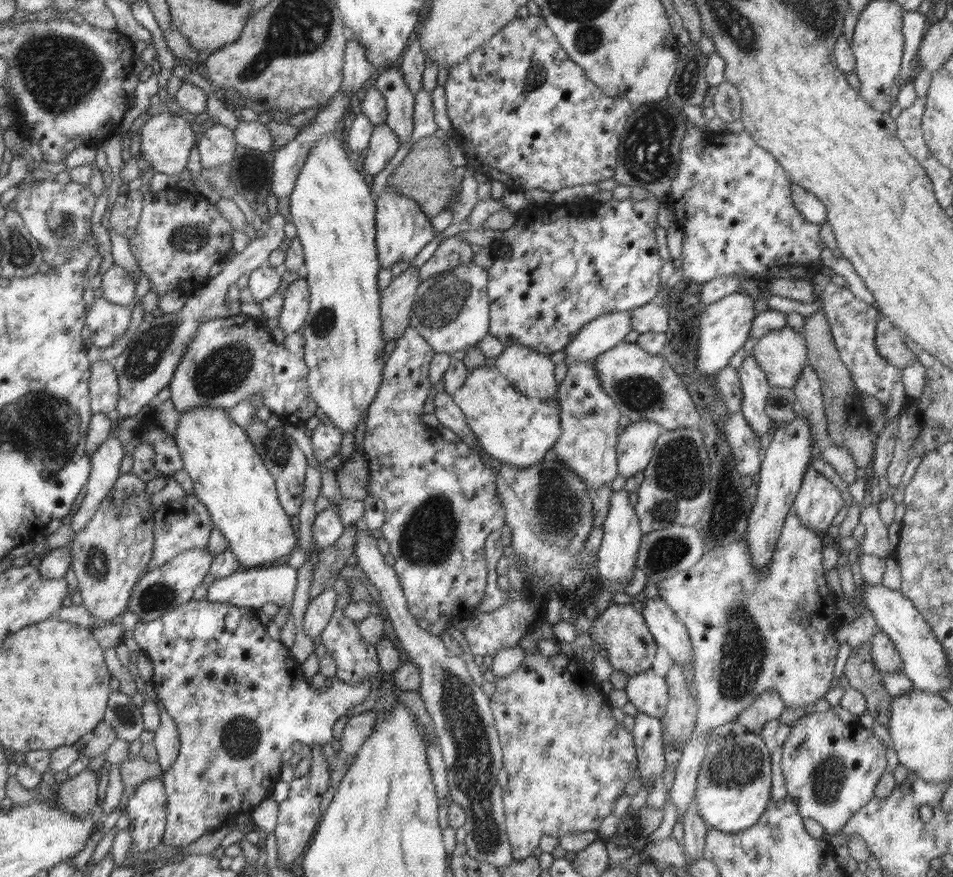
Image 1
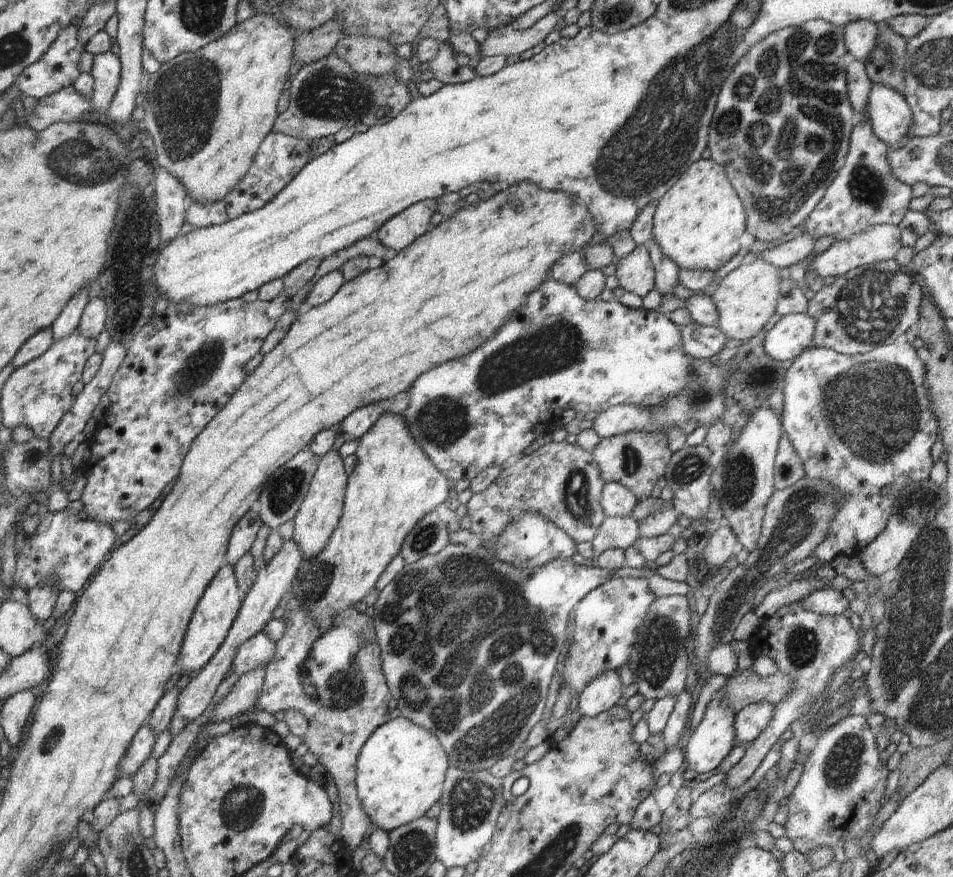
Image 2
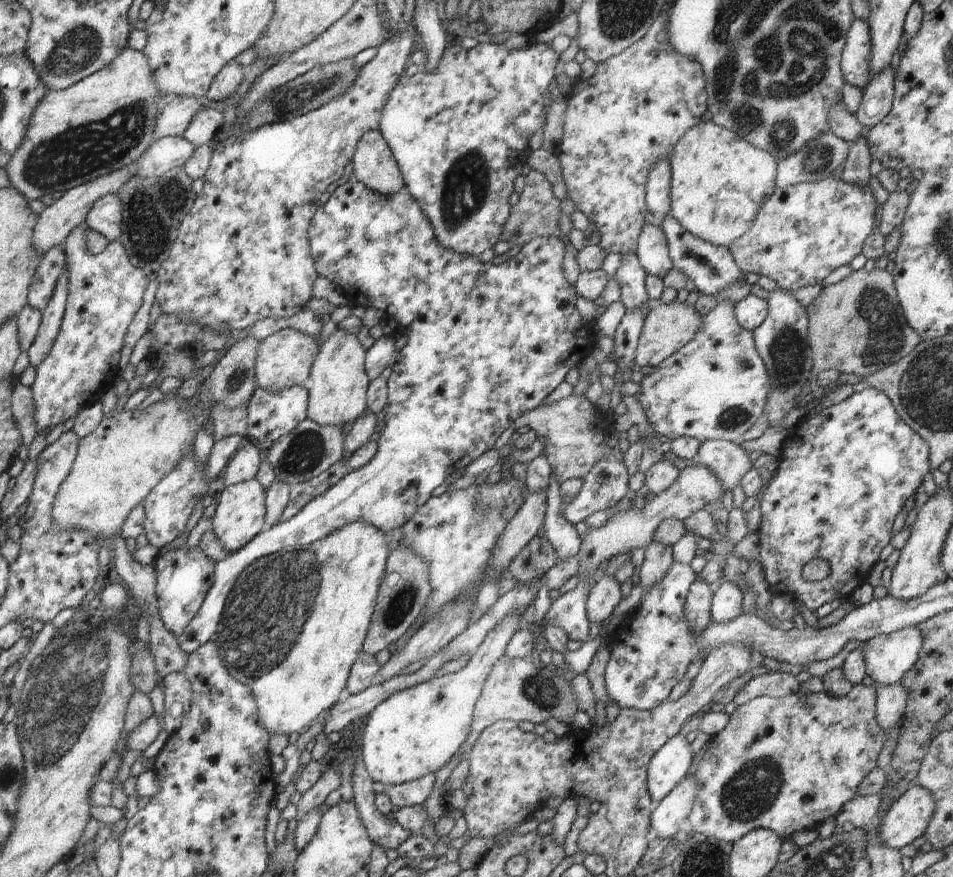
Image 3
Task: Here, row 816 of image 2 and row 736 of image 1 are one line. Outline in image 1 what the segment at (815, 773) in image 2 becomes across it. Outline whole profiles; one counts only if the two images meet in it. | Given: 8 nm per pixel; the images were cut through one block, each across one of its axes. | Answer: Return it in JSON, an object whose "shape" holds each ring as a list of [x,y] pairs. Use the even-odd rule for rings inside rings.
{"shape":[[[830,710],[801,716],[791,725],[790,734],[781,748],[781,769],[787,798],[794,801],[802,818],[812,818],[819,822],[826,835],[840,831],[861,806],[875,797],[874,788],[888,766],[885,747],[872,729],[865,729],[855,718],[833,714]]]}

